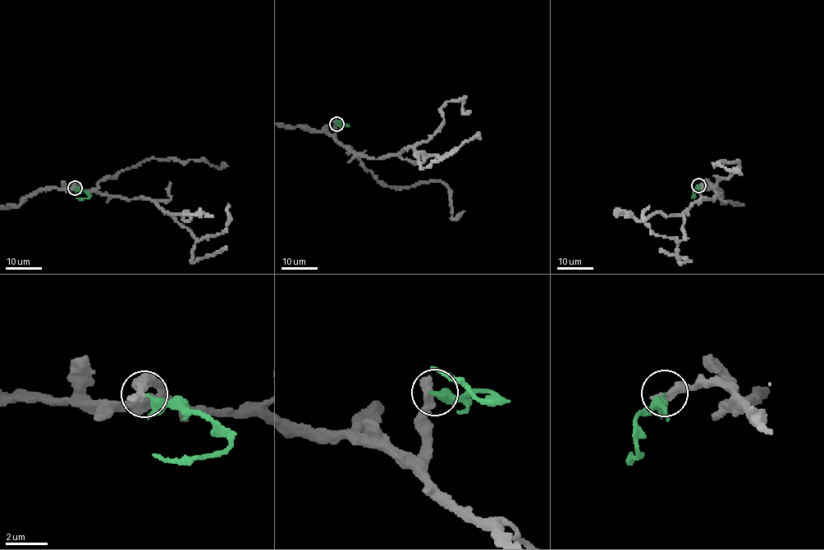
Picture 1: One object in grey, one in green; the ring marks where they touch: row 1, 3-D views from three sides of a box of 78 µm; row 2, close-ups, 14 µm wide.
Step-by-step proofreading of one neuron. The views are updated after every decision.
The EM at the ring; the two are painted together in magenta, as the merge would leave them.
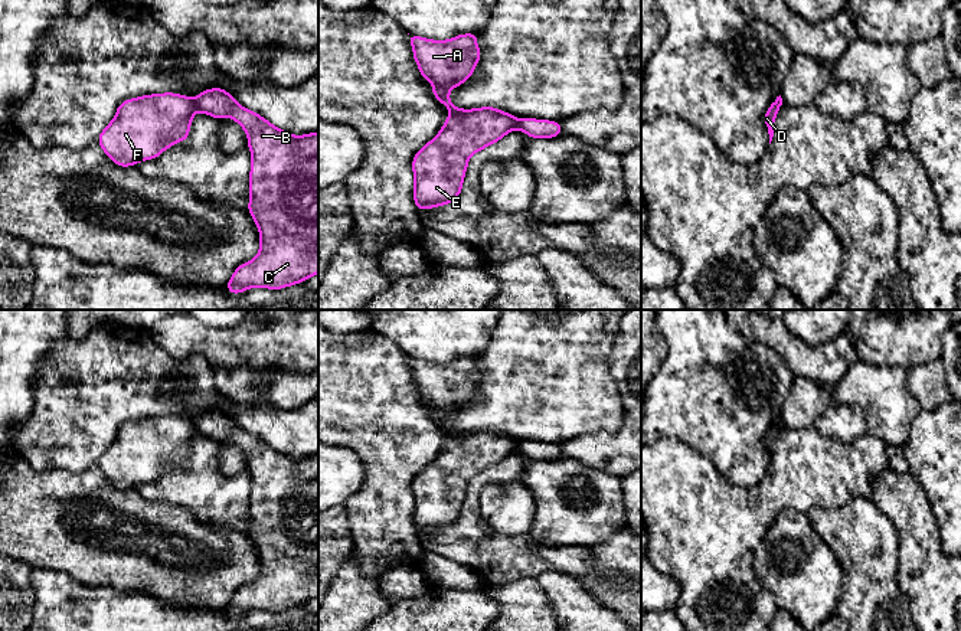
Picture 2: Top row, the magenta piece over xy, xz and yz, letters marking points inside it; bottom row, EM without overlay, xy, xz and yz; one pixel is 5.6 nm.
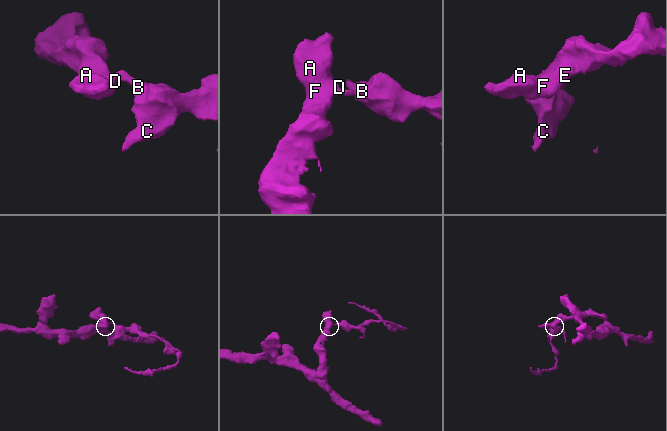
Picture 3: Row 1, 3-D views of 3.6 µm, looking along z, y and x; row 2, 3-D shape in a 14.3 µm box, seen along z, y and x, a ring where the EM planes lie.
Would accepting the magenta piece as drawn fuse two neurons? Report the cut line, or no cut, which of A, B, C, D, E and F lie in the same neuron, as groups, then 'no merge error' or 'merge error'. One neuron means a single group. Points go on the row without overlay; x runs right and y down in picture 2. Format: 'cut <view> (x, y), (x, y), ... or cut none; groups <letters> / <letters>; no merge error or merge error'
cut xy (192, 422), (198, 431); groups A D E F / B C; merge error

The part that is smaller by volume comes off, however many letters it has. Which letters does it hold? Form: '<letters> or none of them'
B, C

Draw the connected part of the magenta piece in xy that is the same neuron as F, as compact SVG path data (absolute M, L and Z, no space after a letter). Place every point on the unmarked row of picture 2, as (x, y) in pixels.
M166 415L131 421L120 426L98 465L117 488L134 488L186 464L196 434L195 424L186 418Z

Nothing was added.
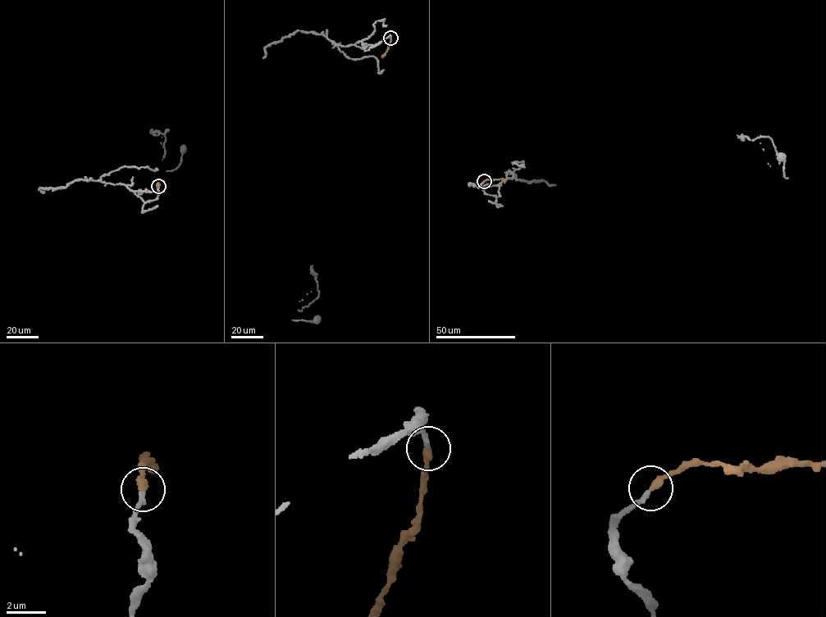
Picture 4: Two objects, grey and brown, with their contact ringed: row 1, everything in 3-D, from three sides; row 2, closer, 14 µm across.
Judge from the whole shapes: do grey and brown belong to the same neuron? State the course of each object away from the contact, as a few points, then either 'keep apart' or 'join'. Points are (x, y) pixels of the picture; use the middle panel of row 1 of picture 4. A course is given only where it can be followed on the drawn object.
grey via (390, 38), (367, 46), (358, 41), (341, 46), (332, 41), (349, 58), (375, 56), (378, 74), (317, 319) | brown via (390, 38), (387, 50), (382, 56) | join

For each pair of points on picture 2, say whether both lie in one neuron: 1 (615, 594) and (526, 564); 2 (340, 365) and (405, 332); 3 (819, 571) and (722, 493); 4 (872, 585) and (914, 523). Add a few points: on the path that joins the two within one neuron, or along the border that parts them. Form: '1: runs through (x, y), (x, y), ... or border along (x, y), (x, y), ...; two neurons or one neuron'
1: runs through (594, 579), (575, 561), (548, 561); one neuron
2: border along (371, 329), (391, 339), (407, 356); two neurons
3: border along (796, 509), (784, 509), (778, 515), (752, 559); two neurons
4: border along (885, 515), (898, 539), (896, 579); two neurons

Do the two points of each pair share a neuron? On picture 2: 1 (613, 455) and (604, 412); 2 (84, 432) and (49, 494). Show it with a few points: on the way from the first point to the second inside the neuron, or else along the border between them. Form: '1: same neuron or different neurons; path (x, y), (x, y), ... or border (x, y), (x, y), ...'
1: different neurons; border (623, 402), (623, 425), (617, 431), (575, 438)
2: different neurons; border (95, 463), (77, 473), (35, 470), (29, 464)

